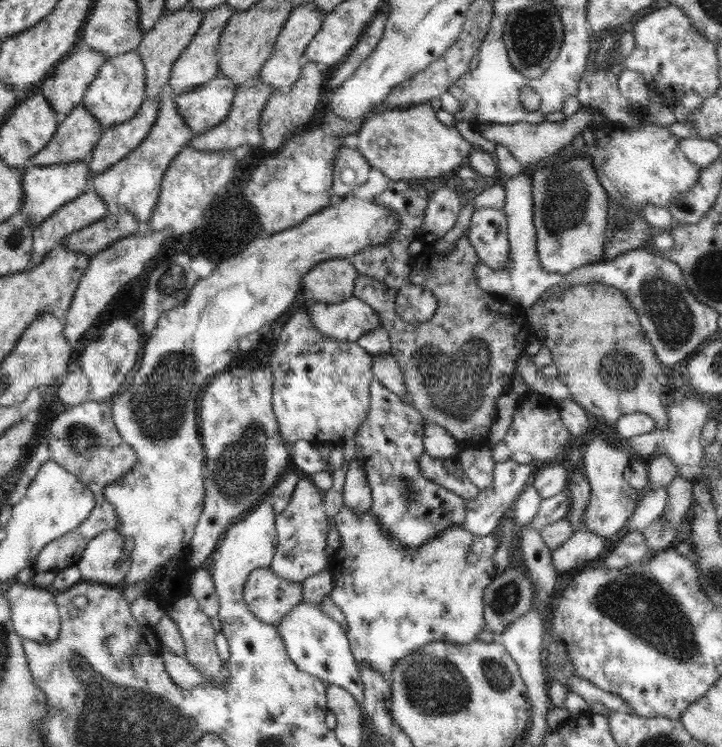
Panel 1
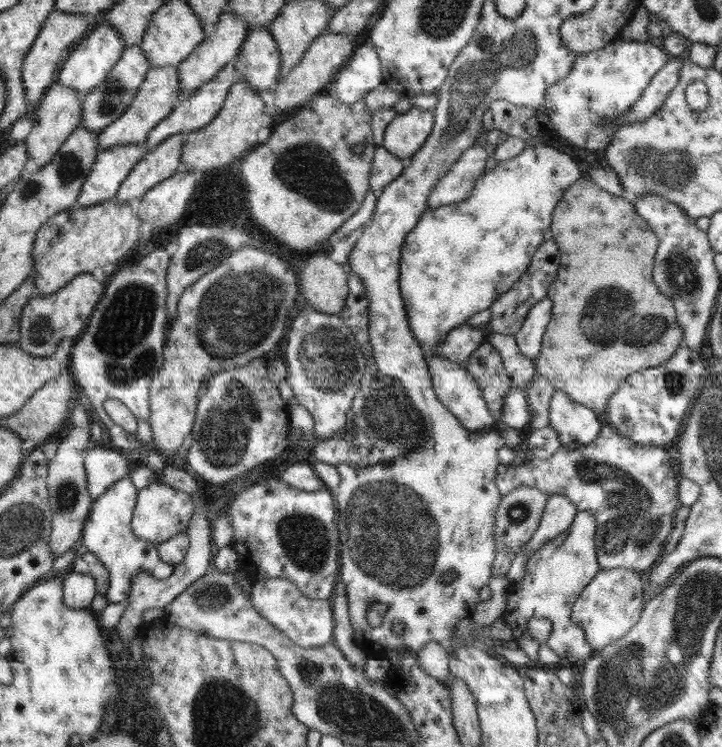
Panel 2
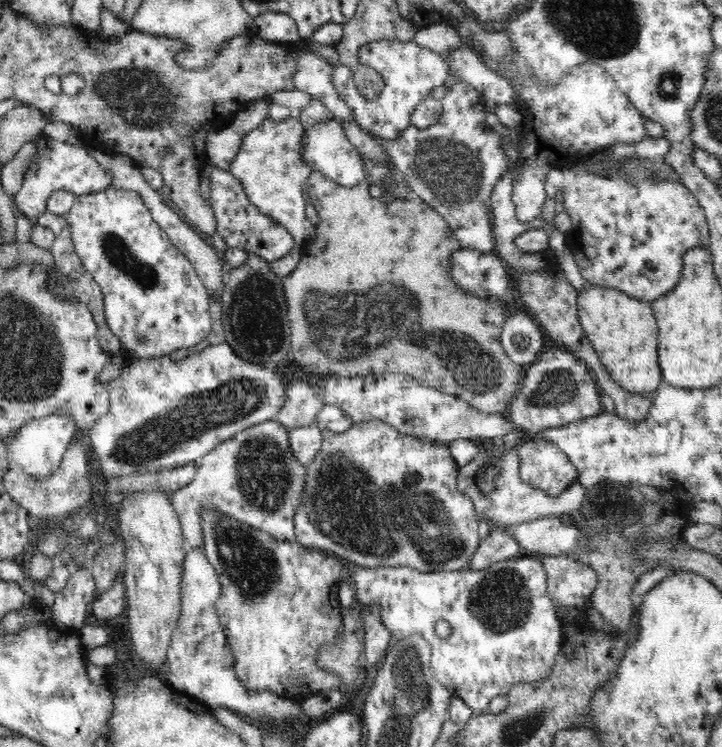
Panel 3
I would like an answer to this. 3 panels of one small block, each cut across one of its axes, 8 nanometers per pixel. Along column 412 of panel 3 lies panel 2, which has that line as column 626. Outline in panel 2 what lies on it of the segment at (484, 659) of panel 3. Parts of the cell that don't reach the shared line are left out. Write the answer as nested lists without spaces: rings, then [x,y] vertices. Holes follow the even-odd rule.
[[[629,568],[600,569],[583,588],[571,608],[571,620],[586,634],[586,641],[594,652],[628,635],[628,631],[639,621],[644,603],[642,580],[637,571]]]

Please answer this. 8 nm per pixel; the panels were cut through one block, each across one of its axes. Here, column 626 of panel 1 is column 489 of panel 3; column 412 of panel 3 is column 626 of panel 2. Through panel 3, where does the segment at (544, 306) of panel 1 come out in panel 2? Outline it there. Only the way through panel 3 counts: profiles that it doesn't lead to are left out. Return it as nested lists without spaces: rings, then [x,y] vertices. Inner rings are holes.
[[[586,173],[562,194],[562,200],[554,207],[552,224],[550,224],[548,233],[551,238],[554,236],[552,239],[558,244],[560,266],[562,268],[558,270],[556,278],[551,282],[548,289],[547,297],[553,303],[551,319],[546,332],[543,334],[542,350],[532,361],[535,364],[537,374],[547,378],[555,390],[565,392],[574,402],[590,408],[595,413],[600,413],[607,410],[612,395],[618,390],[618,387],[627,376],[644,368],[654,368],[668,362],[668,359],[679,349],[683,342],[682,329],[675,321],[677,312],[672,299],[660,295],[656,284],[650,278],[654,255],[658,248],[658,237],[650,229],[650,225],[637,213],[631,198],[626,196],[618,197],[610,194],[610,192],[606,192],[606,190],[596,185],[590,175]]]

